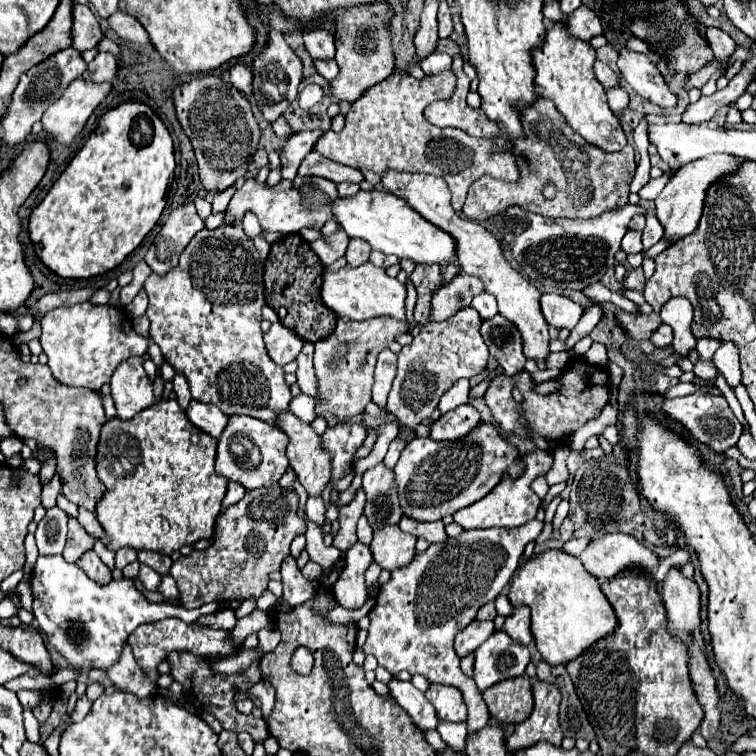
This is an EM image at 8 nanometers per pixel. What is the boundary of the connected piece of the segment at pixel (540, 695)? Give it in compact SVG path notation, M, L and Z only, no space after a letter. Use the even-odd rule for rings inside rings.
M534 679L534 711L532 715L516 725L516 731L508 737L508 751L524 749L538 741L550 741L560 745L562 729L558 723L560 691L556 685Z

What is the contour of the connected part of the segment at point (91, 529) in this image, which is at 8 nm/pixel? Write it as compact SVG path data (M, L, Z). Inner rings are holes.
M78 507L78 521L80 521L80 525L82 525L94 539L100 539L100 541L104 543L104 531L100 529L100 523L96 521L96 517L94 517L92 511L88 511L88 509L84 509L84 507Z

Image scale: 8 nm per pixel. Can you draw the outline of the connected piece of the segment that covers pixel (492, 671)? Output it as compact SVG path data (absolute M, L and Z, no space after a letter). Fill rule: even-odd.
M496 631L476 649L474 681L480 691L486 691L498 681L524 675L528 663L528 647L514 641L506 631Z

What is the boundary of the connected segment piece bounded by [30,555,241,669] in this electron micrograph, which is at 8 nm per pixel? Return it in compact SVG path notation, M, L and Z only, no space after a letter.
M62 555L52 557L38 557L36 567L32 571L32 595L34 605L32 613L38 621L38 627L46 633L50 645L60 651L66 661L74 669L92 667L92 669L108 669L118 663L120 653L126 645L128 635L140 623L154 623L166 617L176 617L192 623L199 616L214 614L224 609L236 611L241 601L228 602L213 601L197 609L186 609L182 606L168 605L168 603L150 603L134 585L134 579L112 579L106 585L96 583L90 579L76 563L66 563Z

